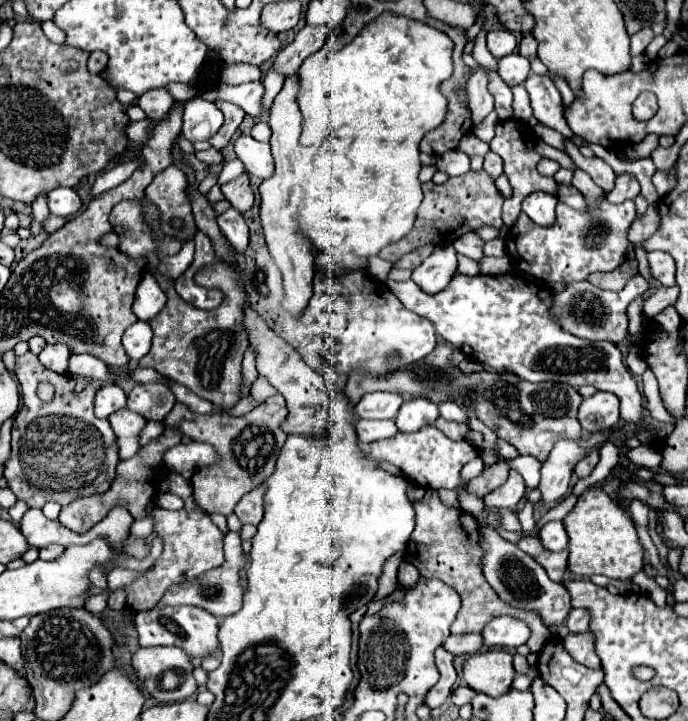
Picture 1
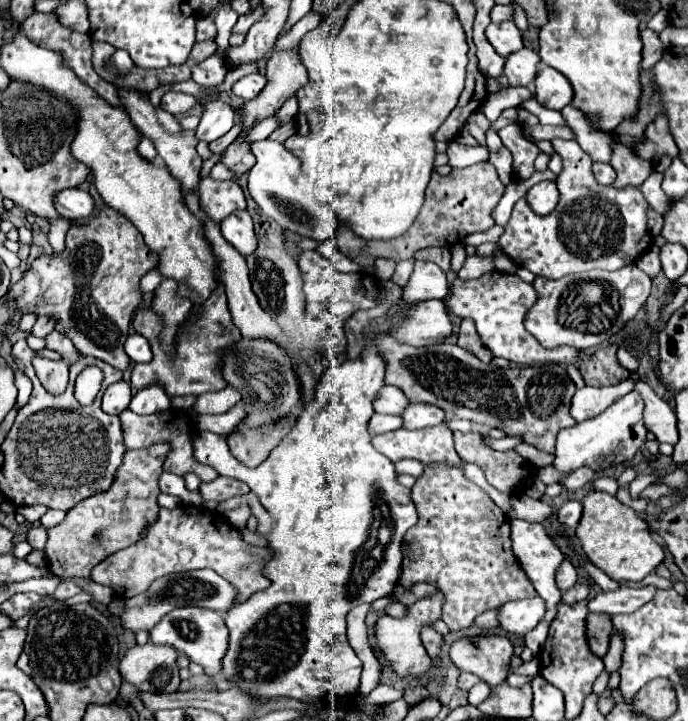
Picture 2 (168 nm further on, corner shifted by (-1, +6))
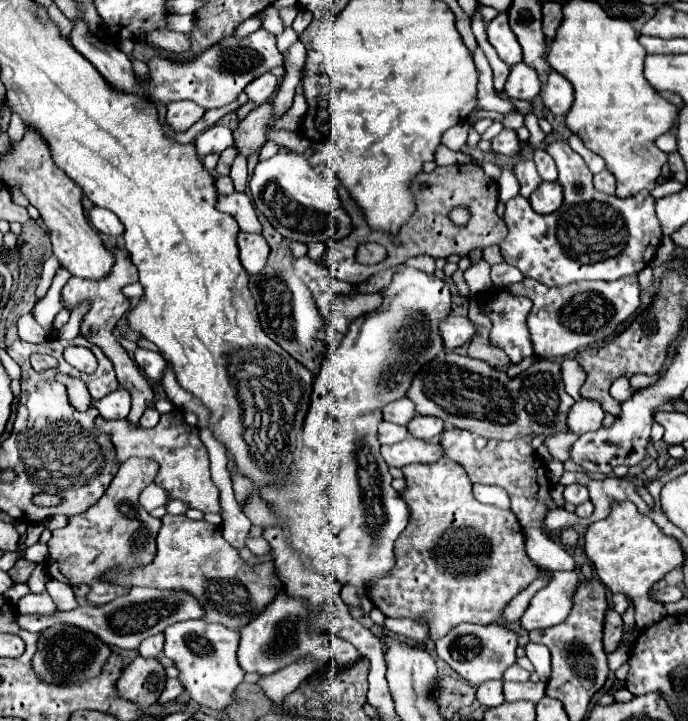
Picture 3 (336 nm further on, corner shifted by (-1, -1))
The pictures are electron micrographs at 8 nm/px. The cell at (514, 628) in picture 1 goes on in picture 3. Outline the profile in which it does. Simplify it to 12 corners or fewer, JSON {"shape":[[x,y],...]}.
{"shape":[[559,572],[539,590],[521,626],[531,632],[567,618],[577,572]]}

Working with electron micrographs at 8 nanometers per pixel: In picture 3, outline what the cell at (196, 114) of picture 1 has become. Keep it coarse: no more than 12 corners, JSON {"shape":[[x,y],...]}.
{"shape":[[223,124],[207,128],[195,140],[201,156],[233,144],[233,132]]}

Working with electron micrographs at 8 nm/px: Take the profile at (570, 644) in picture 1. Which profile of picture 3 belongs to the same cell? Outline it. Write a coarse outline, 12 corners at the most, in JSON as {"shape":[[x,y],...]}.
{"shape":[[615,610],[605,612],[603,648],[615,652],[623,638],[623,620]]}

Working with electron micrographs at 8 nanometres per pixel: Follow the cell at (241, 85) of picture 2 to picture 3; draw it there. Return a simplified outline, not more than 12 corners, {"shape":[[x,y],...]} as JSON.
{"shape":[[265,72],[245,86],[251,102],[263,104],[273,96],[277,78]]}

